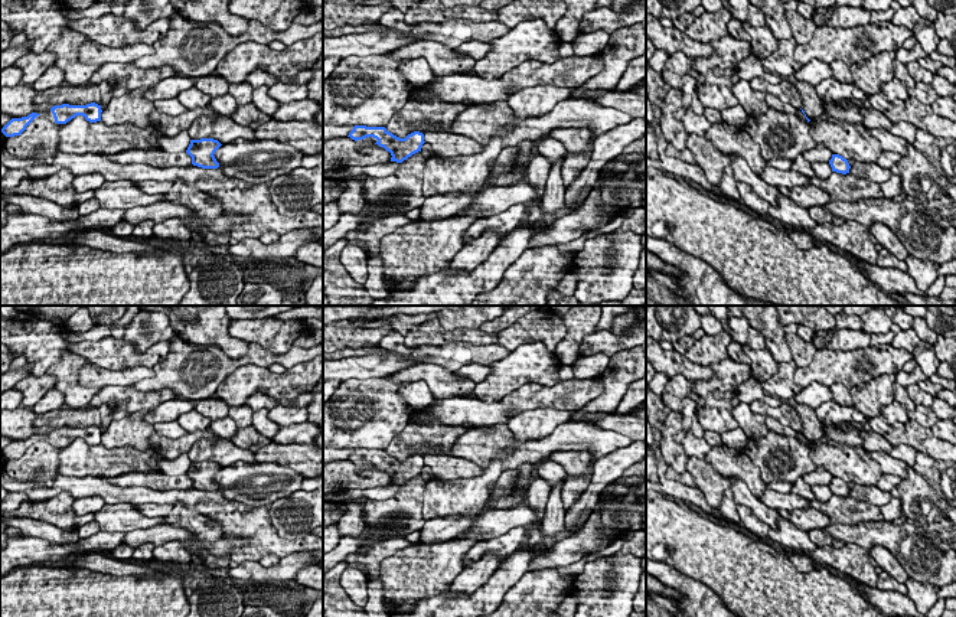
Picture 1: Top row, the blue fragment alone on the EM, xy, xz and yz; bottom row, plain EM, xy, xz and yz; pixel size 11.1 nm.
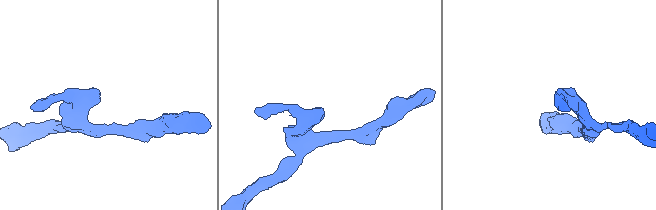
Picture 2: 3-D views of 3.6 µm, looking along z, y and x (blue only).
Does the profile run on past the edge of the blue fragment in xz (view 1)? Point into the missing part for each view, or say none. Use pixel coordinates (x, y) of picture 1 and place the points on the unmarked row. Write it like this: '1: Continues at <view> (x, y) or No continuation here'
1: No continuation here

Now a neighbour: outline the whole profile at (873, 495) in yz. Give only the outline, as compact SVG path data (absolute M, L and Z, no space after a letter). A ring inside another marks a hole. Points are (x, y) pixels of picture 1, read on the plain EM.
M855 484L851 489L849 496L878 507L890 503L893 497L890 492L882 492L877 486L862 486L862 484Z

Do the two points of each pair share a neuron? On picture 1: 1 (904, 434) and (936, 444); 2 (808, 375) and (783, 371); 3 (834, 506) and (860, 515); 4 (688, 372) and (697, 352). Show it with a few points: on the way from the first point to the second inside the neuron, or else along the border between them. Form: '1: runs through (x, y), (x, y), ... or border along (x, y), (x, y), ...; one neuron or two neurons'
1: runs through (912, 434), (929, 444); one neuron
2: border along (795, 368), (795, 382), (800, 388); two neurons
3: runs through (839, 509), (854, 512); one neuron
4: border along (684, 353), (691, 361), (708, 366); two neurons

